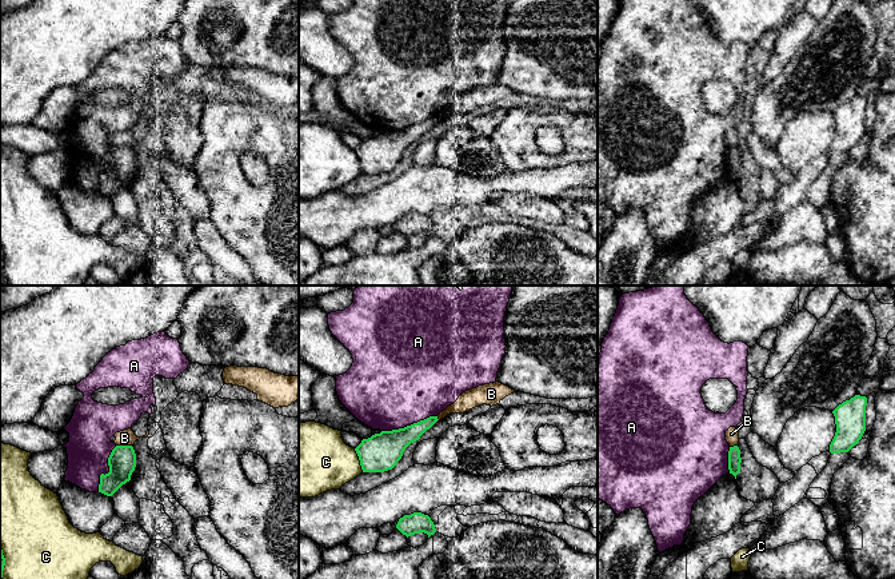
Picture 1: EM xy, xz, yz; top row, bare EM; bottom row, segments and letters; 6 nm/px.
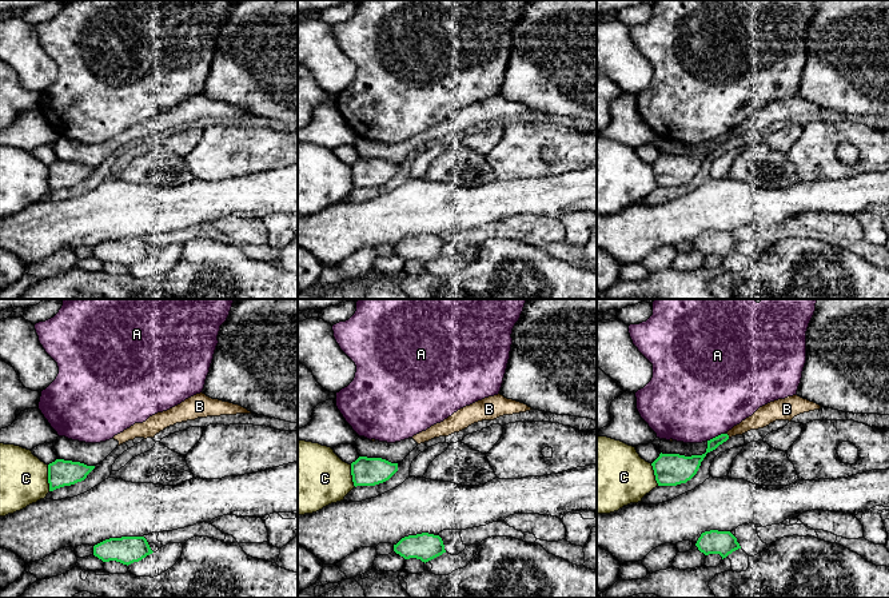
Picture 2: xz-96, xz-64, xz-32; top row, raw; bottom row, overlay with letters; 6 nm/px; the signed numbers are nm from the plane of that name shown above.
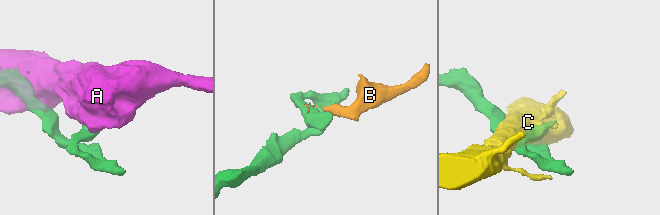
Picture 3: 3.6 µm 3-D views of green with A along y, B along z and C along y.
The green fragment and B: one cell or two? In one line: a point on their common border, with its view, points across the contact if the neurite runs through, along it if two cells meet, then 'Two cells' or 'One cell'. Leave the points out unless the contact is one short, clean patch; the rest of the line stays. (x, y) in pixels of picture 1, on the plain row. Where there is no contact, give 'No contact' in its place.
Touches green at xy (124, 147). Two cells

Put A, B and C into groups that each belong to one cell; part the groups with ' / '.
A / B / C

